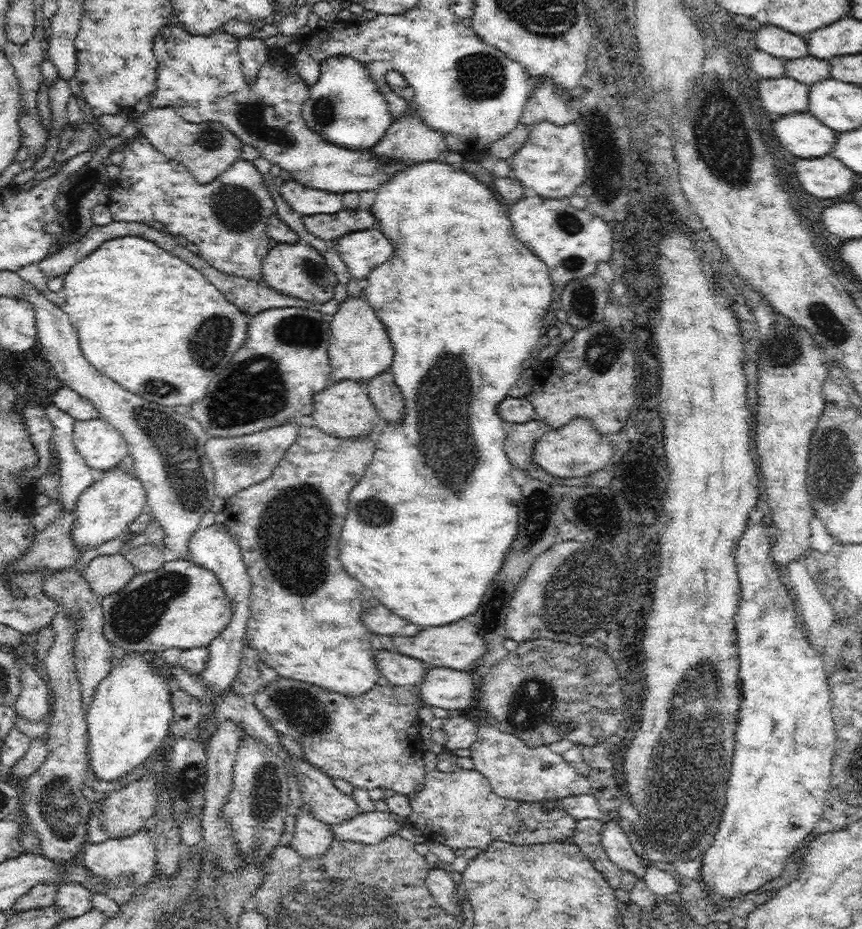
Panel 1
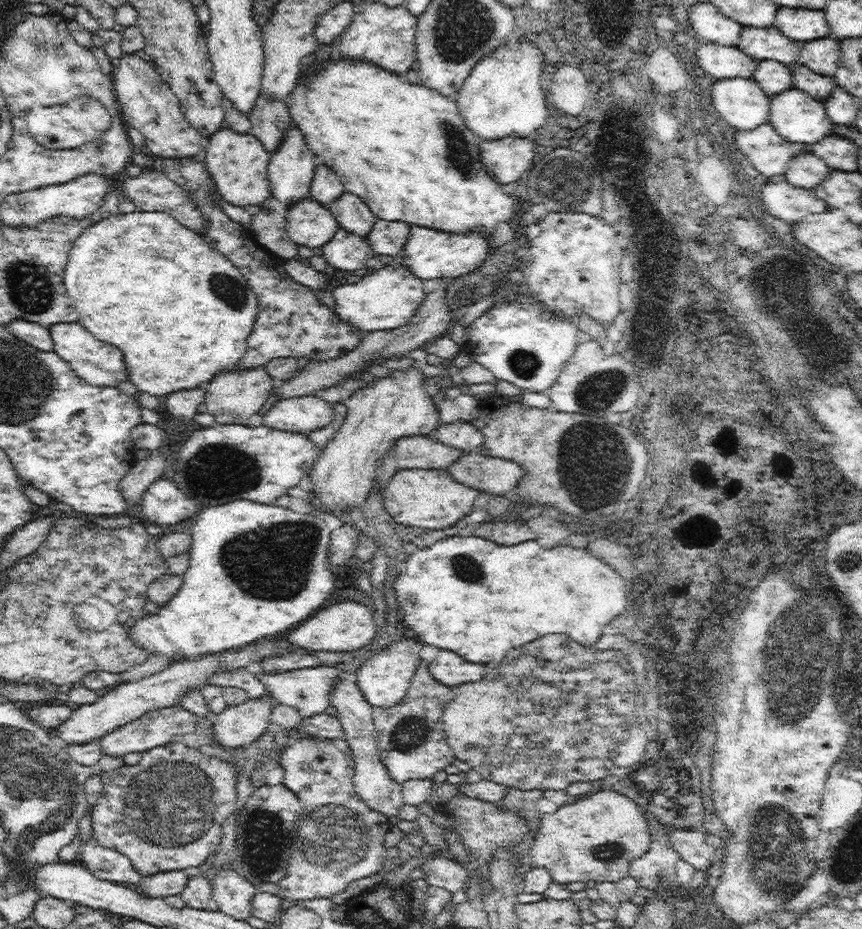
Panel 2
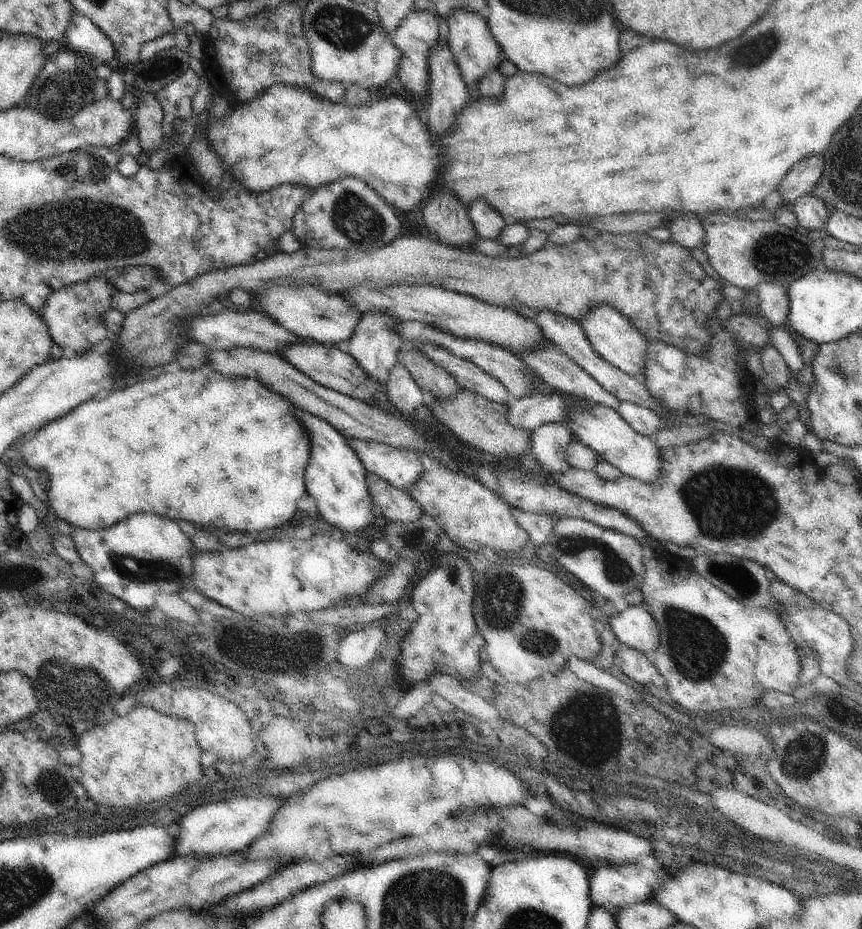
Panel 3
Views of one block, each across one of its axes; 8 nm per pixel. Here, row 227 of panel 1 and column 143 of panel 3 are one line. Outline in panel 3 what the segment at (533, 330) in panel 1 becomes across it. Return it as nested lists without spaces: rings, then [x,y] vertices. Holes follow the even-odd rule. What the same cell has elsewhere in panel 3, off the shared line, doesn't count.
[[[206,364],[200,370],[182,369],[174,374],[159,371],[157,375],[118,390],[100,402],[91,399],[83,403],[69,414],[42,428],[36,436],[24,439],[19,445],[16,456],[28,467],[34,467],[42,476],[50,478],[45,489],[50,502],[50,510],[57,519],[64,520],[75,528],[98,532],[98,530],[116,526],[118,522],[122,522],[122,518],[134,512],[152,512],[152,514],[158,512],[160,516],[168,516],[172,520],[190,520],[194,524],[204,524],[204,526],[210,524],[214,528],[228,528],[228,530],[236,530],[237,533],[266,532],[266,530],[282,528],[284,522],[292,520],[292,516],[298,510],[296,507],[298,500],[307,494],[304,478],[306,478],[306,468],[309,466],[311,456],[311,438],[297,418],[295,408],[296,406],[290,400],[272,391],[257,379],[226,375],[214,371]]]

